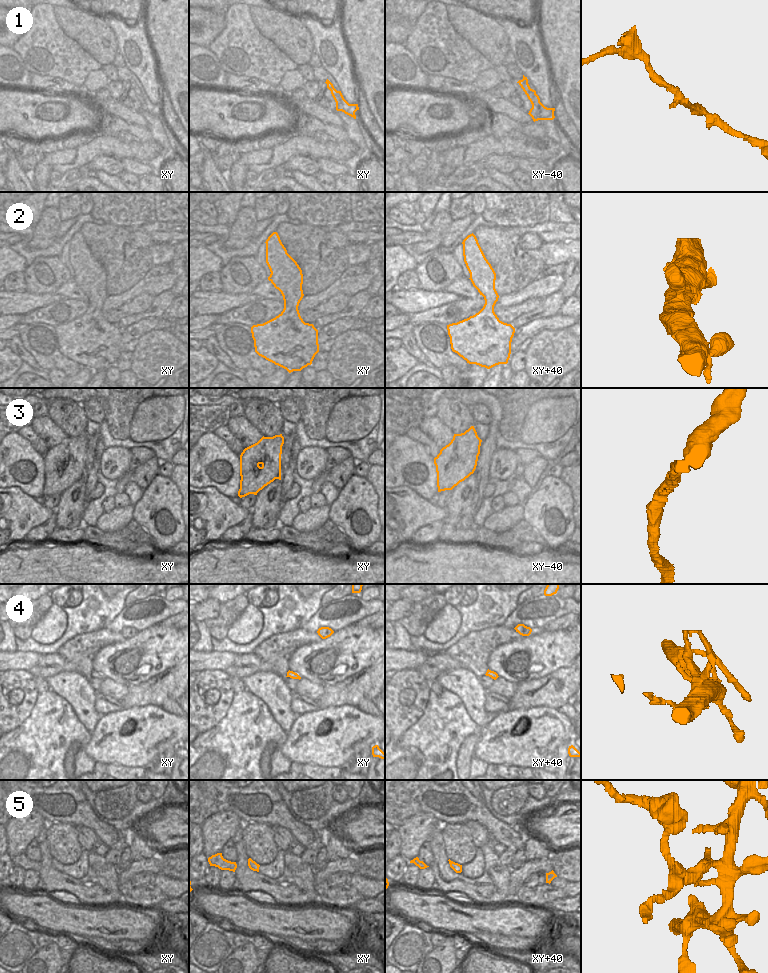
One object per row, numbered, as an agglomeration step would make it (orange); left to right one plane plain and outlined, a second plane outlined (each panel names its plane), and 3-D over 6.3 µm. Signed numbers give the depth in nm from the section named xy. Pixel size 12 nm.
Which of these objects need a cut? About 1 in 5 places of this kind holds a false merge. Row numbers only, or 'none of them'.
5

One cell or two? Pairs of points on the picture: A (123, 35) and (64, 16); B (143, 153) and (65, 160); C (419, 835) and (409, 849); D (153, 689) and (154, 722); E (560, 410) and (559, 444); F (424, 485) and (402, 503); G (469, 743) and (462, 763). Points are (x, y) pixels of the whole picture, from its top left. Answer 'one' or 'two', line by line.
A: two
B: one
C: one
D: two
E: two
F: two
G: one

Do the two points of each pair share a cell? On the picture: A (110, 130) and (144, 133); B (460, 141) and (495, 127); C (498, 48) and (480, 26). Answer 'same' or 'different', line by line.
A: same
B: different
C: same

